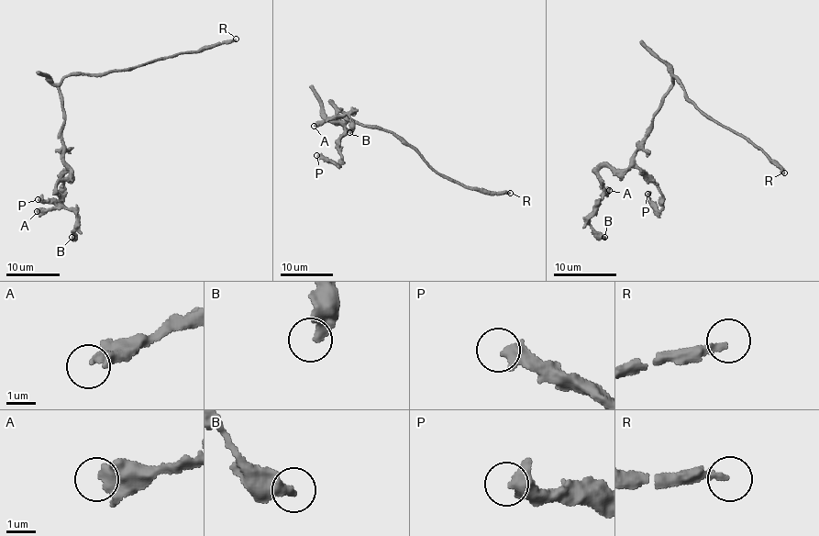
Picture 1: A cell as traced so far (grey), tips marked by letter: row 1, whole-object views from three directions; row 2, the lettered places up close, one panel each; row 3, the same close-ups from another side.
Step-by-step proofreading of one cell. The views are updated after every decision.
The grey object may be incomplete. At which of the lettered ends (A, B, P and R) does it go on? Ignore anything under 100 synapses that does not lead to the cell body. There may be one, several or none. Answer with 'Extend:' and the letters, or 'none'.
Extend: R

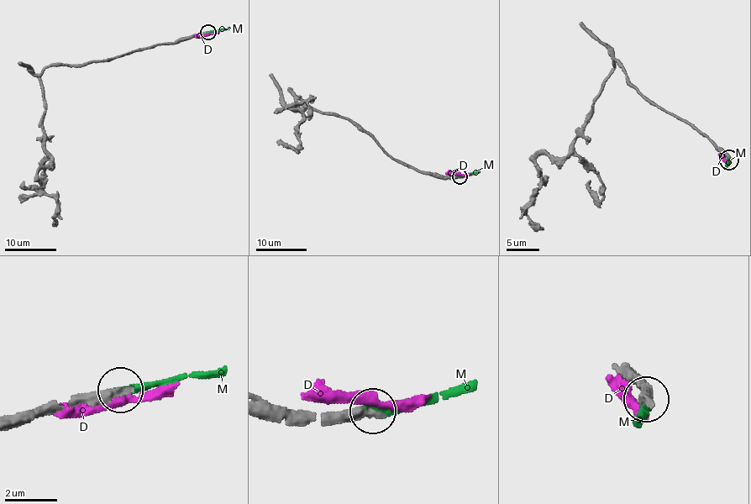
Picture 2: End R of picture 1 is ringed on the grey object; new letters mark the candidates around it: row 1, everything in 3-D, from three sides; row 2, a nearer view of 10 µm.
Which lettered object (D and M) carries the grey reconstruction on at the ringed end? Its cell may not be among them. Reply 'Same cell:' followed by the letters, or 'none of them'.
Same cell: M

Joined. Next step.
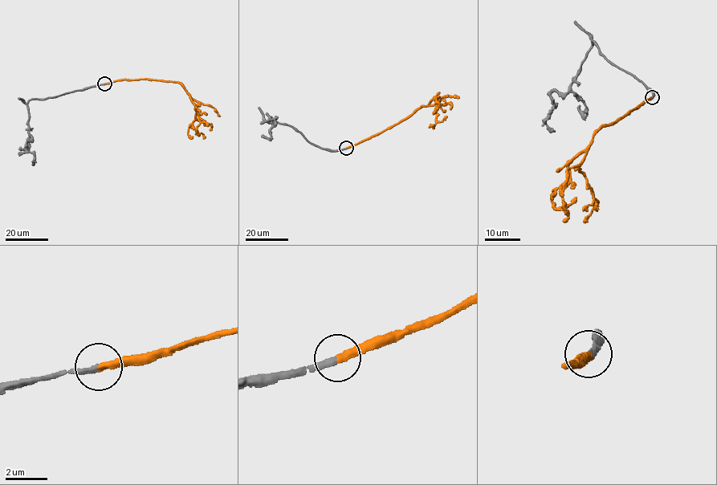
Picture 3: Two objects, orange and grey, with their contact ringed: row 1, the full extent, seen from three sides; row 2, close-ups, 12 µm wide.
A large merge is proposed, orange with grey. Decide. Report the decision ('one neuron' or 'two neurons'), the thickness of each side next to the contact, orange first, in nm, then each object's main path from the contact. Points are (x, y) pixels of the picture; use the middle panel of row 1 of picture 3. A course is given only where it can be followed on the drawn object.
one neuron | 320/260 nm | orange via (346, 148), (378, 135), (434, 98), (437, 103), (438, 96), (437, 110), (433, 113) | grey via (346, 148), (321, 148), (291, 126), (270, 123), (272, 119), (267, 114), (275, 118), (274, 126)

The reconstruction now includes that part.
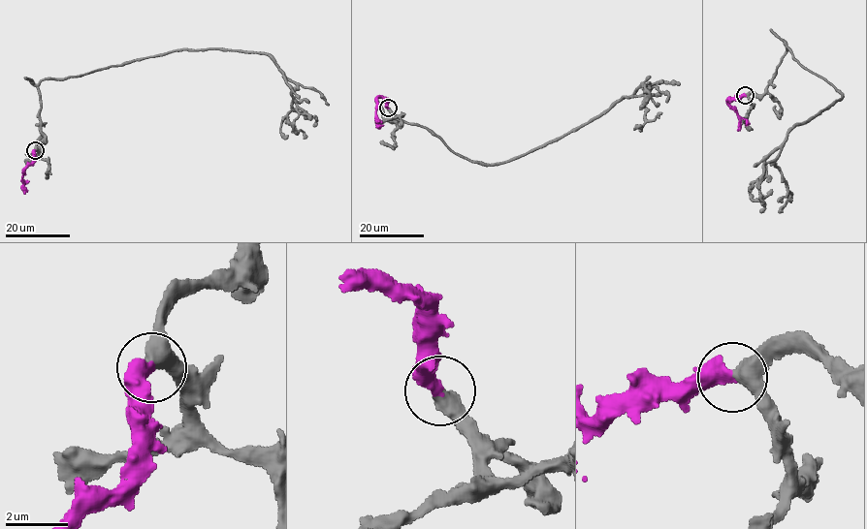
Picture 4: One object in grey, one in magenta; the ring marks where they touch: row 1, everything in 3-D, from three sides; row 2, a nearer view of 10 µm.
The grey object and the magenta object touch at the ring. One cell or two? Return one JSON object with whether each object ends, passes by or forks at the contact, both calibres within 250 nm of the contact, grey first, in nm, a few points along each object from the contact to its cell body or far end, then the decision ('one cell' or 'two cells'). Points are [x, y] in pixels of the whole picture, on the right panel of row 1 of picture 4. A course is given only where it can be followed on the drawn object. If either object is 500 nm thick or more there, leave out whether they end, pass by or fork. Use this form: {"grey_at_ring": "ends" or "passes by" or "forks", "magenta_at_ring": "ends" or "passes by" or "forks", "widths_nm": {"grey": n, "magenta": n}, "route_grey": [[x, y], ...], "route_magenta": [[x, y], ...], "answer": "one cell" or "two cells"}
{"widths_nm": {"grey": 400, "magenta": 500}, "route_grey": [[746, 96], [764, 93], [787, 46], [842, 93], [791, 127], [749, 191], [754, 199], [772, 189]], "route_magenta": [[745, 96], [727, 101], [738, 117], [737, 131]], "answer": "one cell"}

